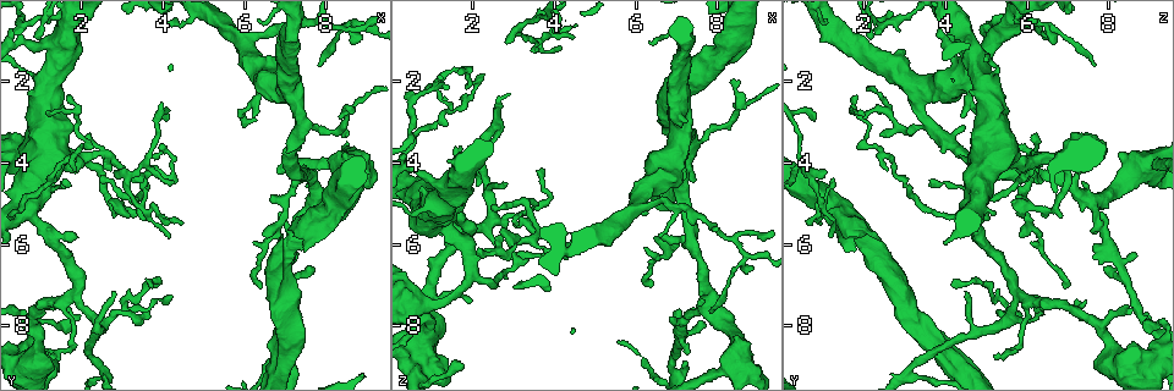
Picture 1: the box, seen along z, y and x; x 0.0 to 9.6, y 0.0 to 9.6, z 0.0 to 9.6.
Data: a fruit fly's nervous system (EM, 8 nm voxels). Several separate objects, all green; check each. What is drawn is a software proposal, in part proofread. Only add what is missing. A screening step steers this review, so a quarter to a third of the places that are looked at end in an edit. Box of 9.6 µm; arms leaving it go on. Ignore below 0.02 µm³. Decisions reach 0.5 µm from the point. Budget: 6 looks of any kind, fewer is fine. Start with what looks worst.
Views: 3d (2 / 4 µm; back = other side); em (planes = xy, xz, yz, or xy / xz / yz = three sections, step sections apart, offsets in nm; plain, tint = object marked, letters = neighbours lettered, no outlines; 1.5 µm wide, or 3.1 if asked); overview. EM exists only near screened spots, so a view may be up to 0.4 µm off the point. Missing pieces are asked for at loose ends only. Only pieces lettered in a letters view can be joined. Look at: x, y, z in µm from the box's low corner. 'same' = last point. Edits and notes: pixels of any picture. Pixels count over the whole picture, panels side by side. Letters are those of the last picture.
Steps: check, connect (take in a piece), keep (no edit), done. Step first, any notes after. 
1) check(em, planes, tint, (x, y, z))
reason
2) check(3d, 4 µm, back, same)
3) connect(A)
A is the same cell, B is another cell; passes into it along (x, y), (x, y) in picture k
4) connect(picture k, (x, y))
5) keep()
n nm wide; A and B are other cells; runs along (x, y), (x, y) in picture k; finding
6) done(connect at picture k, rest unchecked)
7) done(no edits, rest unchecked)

check(3d, 4 µm, (6.85, 5.20, 7.80))
free end

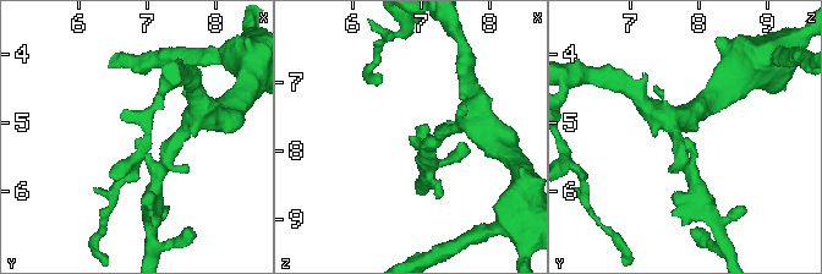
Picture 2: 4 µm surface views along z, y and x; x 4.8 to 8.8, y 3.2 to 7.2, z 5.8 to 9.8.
check(em, planes, letters, (6.85, 5.20, 7.80))
now the EM

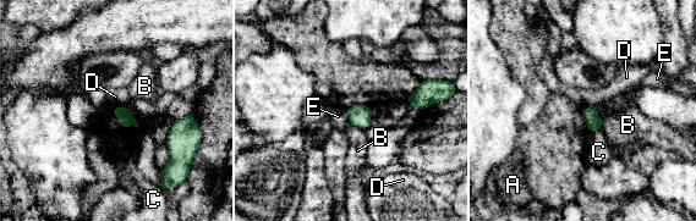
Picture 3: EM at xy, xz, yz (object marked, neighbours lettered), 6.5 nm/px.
keep()
100 nm wide; A, B, C, D and E are other cells; none of them fits

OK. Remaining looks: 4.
check(3d, 2 µm, (1.70, 4.50, 3.50))

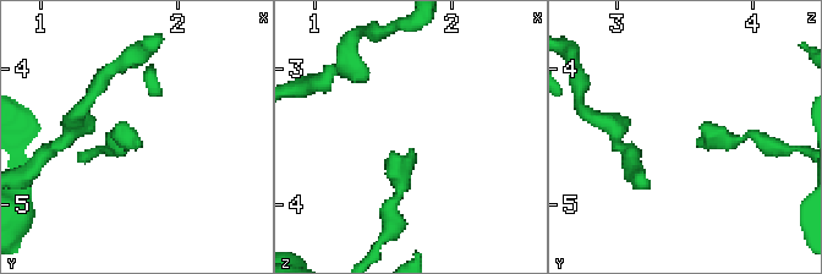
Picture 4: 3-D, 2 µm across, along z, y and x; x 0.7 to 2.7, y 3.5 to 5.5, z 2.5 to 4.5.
check(em, planes, letters, (1.72, 4.52, 3.58))
now the EM

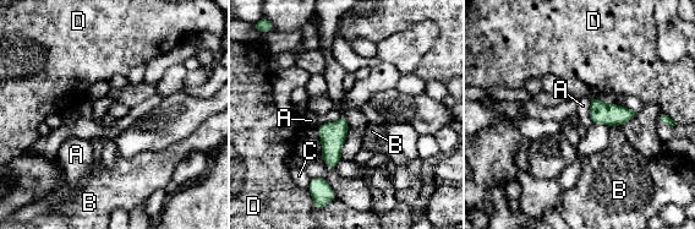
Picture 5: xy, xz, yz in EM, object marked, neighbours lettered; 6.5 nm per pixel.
keep()
A, B, C and D are other cells; border along (590, 96), (590, 120), (592, 124) in picture 5; no lettered piece goes on from it

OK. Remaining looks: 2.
check(em, planes, letters, (3.65, 7.75, 5.90))
tapers out

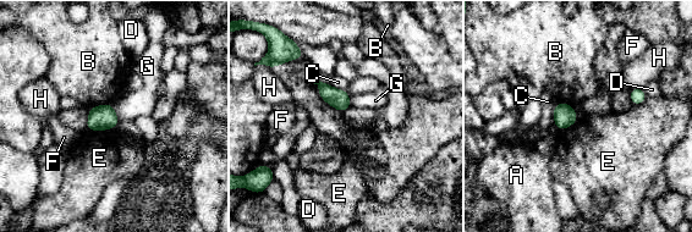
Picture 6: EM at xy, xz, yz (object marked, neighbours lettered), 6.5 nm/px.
keep()
A, B, C, D, E, F, G and H are other cells; no lettered piece goes on from it

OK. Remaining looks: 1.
done(no edits, rest unchecked)

